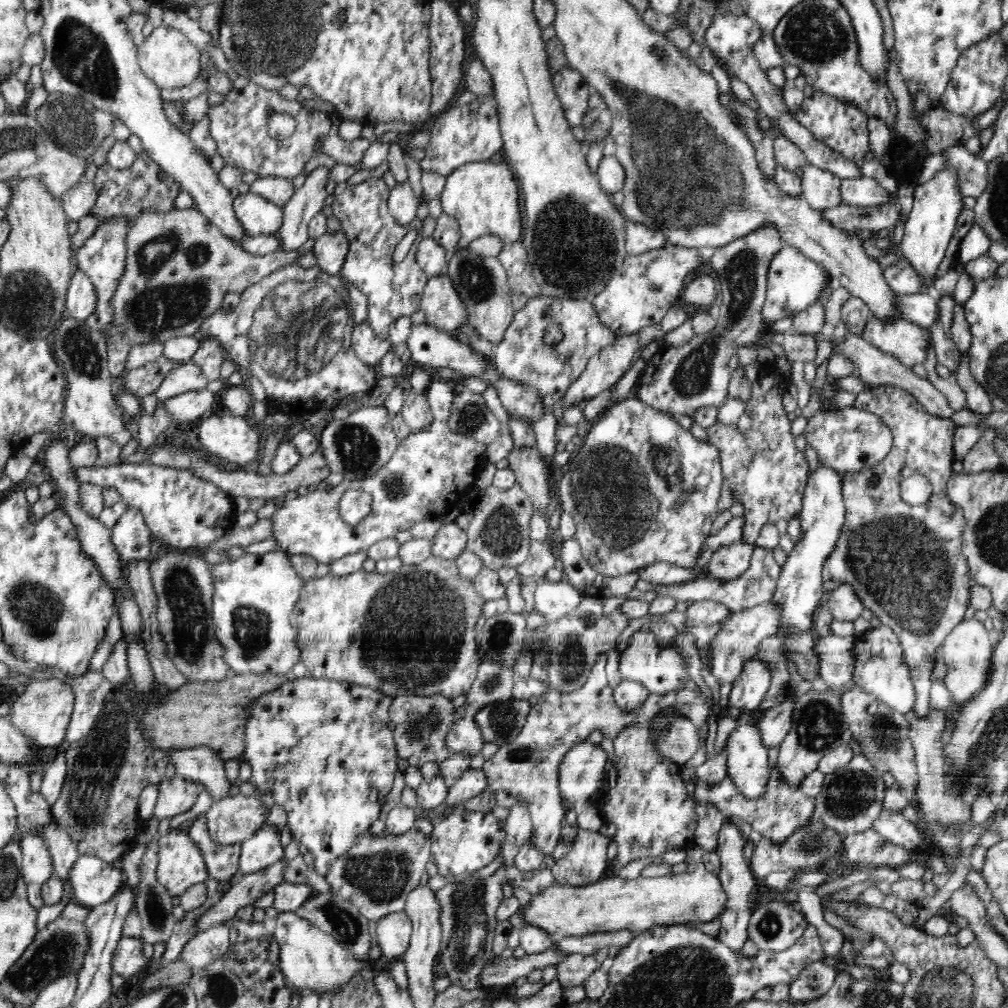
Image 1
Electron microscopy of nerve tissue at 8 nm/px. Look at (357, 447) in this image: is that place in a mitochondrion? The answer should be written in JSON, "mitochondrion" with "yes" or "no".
{"mitochondrion":"yes"}

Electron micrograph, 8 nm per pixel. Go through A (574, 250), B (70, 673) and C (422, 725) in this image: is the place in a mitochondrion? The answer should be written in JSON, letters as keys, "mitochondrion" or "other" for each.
{"A":"mitochondrion","B":"other","C":"mitochondrion"}

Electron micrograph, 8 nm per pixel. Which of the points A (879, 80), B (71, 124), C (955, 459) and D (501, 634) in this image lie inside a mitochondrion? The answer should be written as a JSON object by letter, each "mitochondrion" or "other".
{"A":"other","B":"mitochondrion","C":"other","D":"mitochondrion"}

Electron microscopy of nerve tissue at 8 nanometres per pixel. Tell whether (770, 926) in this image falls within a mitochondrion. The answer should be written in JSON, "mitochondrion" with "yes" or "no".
{"mitochondrion":"yes"}

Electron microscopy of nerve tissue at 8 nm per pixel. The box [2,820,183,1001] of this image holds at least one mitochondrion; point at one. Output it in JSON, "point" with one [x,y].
{"point":[58,952]}

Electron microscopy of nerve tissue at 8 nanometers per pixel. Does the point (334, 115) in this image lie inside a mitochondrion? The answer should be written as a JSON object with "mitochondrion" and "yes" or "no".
{"mitochondrion":"no"}

